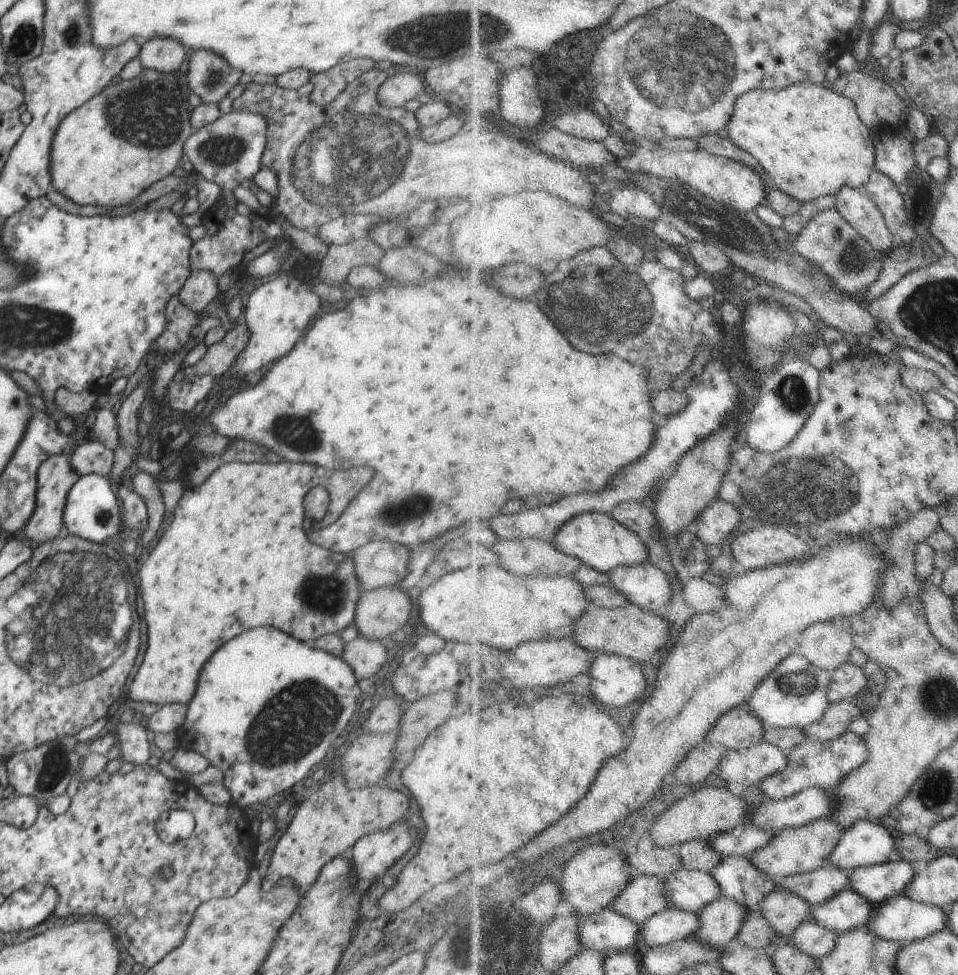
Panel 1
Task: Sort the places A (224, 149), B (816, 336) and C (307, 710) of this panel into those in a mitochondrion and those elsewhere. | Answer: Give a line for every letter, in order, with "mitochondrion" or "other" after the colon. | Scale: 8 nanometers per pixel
A: mitochondrion
B: other
C: mitochondrion

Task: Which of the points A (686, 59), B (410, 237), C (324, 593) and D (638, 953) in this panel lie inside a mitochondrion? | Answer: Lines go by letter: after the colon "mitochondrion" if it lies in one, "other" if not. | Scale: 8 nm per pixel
A: mitochondrion
B: other
C: mitochondrion
D: other

